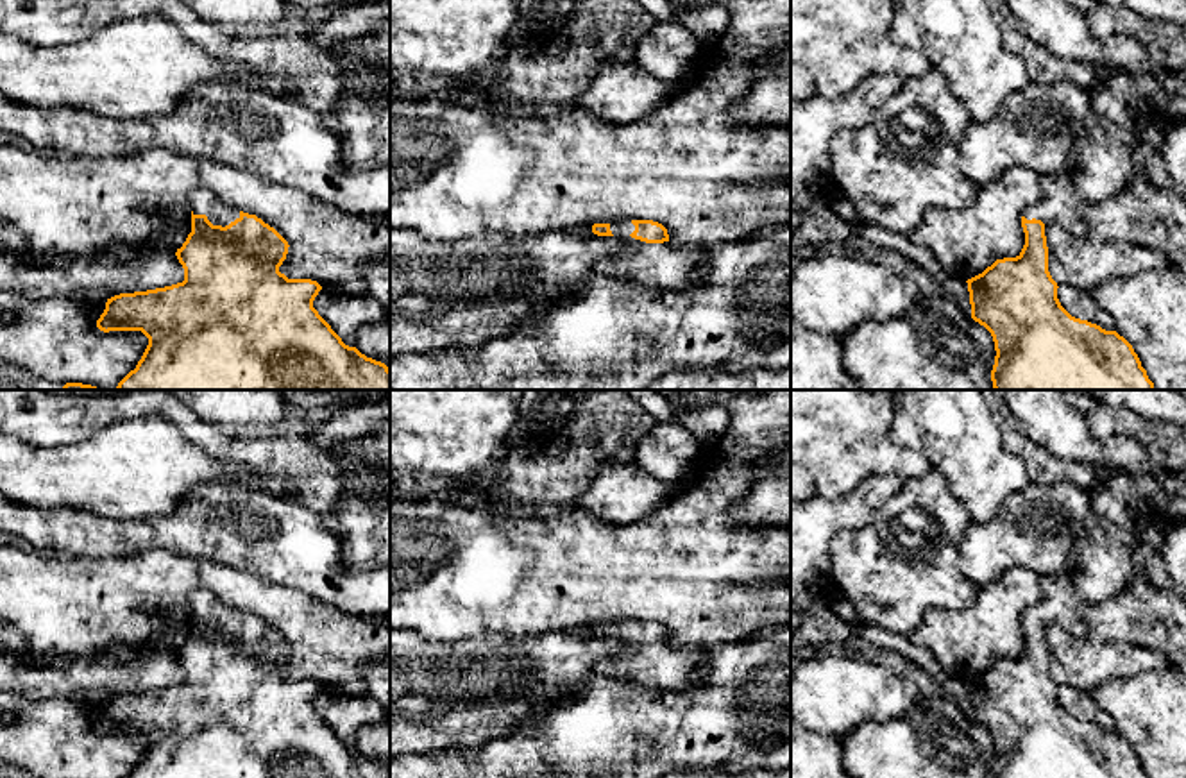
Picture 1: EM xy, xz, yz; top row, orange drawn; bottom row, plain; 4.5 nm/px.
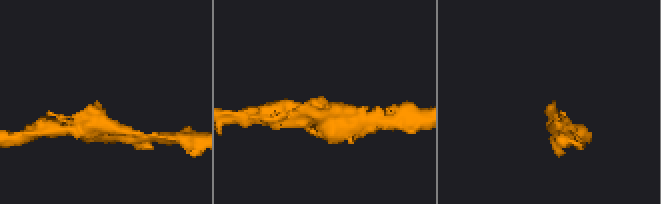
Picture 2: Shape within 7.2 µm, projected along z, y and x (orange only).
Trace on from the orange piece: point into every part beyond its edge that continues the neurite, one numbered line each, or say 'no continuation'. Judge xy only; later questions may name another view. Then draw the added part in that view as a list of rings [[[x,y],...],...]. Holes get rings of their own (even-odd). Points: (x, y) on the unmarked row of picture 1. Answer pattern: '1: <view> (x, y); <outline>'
1: xy (201, 601); [[[195,590],[188,597],[193,615],[206,615],[213,626],[229,626],[240,619],[240,612],[224,605],[215,594],[208,590]]]

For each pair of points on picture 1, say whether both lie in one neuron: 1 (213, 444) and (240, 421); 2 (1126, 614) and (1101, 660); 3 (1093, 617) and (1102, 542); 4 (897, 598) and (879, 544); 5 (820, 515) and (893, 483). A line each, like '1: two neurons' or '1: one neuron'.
1: two neurons
2: two neurons
3: two neurons
4: one neuron
5: one neuron

